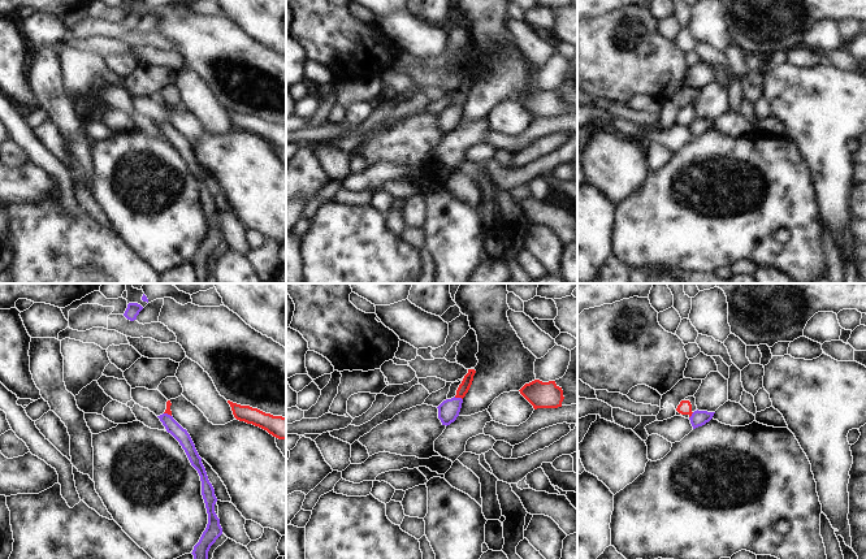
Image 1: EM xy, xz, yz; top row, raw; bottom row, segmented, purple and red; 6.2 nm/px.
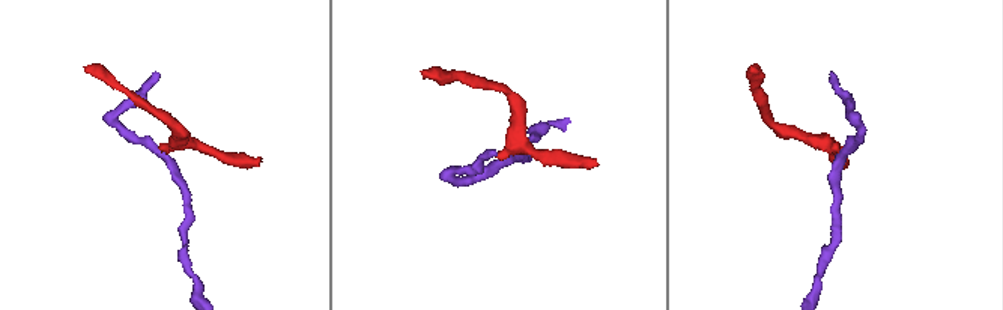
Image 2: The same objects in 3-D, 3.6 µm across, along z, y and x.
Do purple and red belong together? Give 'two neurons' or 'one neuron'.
two neurons

